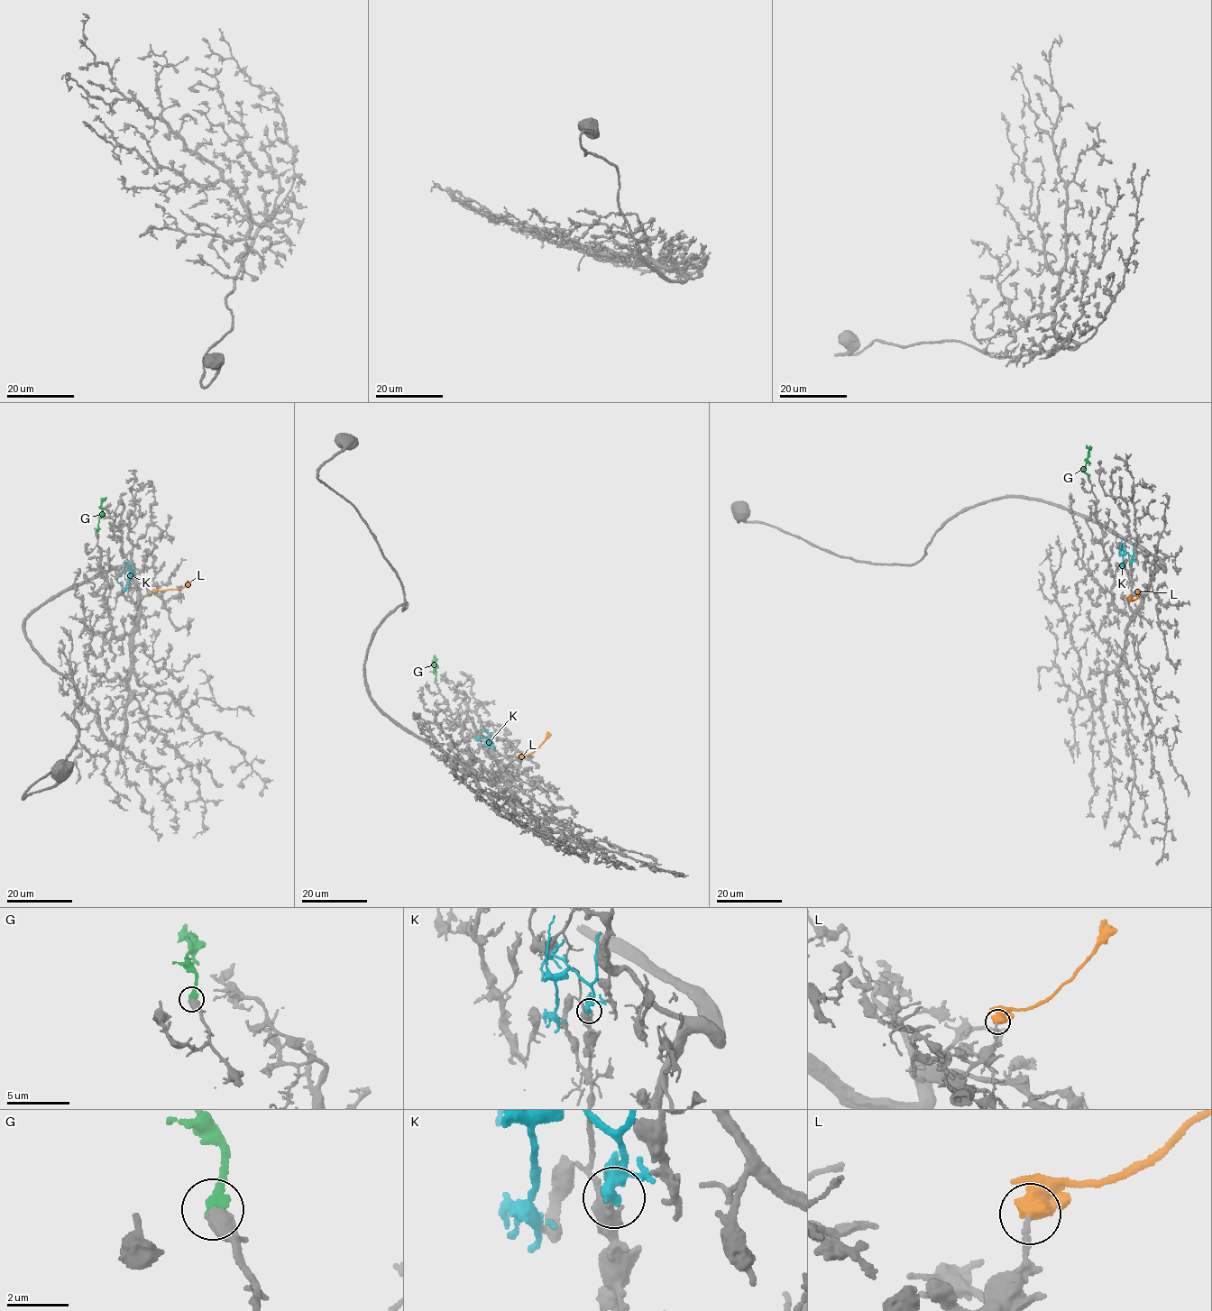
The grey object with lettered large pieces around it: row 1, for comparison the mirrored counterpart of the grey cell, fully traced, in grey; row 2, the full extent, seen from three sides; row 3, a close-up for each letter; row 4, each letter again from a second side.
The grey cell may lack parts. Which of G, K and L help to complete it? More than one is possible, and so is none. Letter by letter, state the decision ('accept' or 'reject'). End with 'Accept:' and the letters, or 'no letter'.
G: accept
K: reject
L: reject
Accept: G

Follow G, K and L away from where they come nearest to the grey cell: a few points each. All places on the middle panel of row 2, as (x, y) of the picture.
G: (435, 681), (434, 655)
K: (492, 748), (489, 737), (489, 744), (485, 746)
L: (519, 758), (540, 747), (548, 731)

